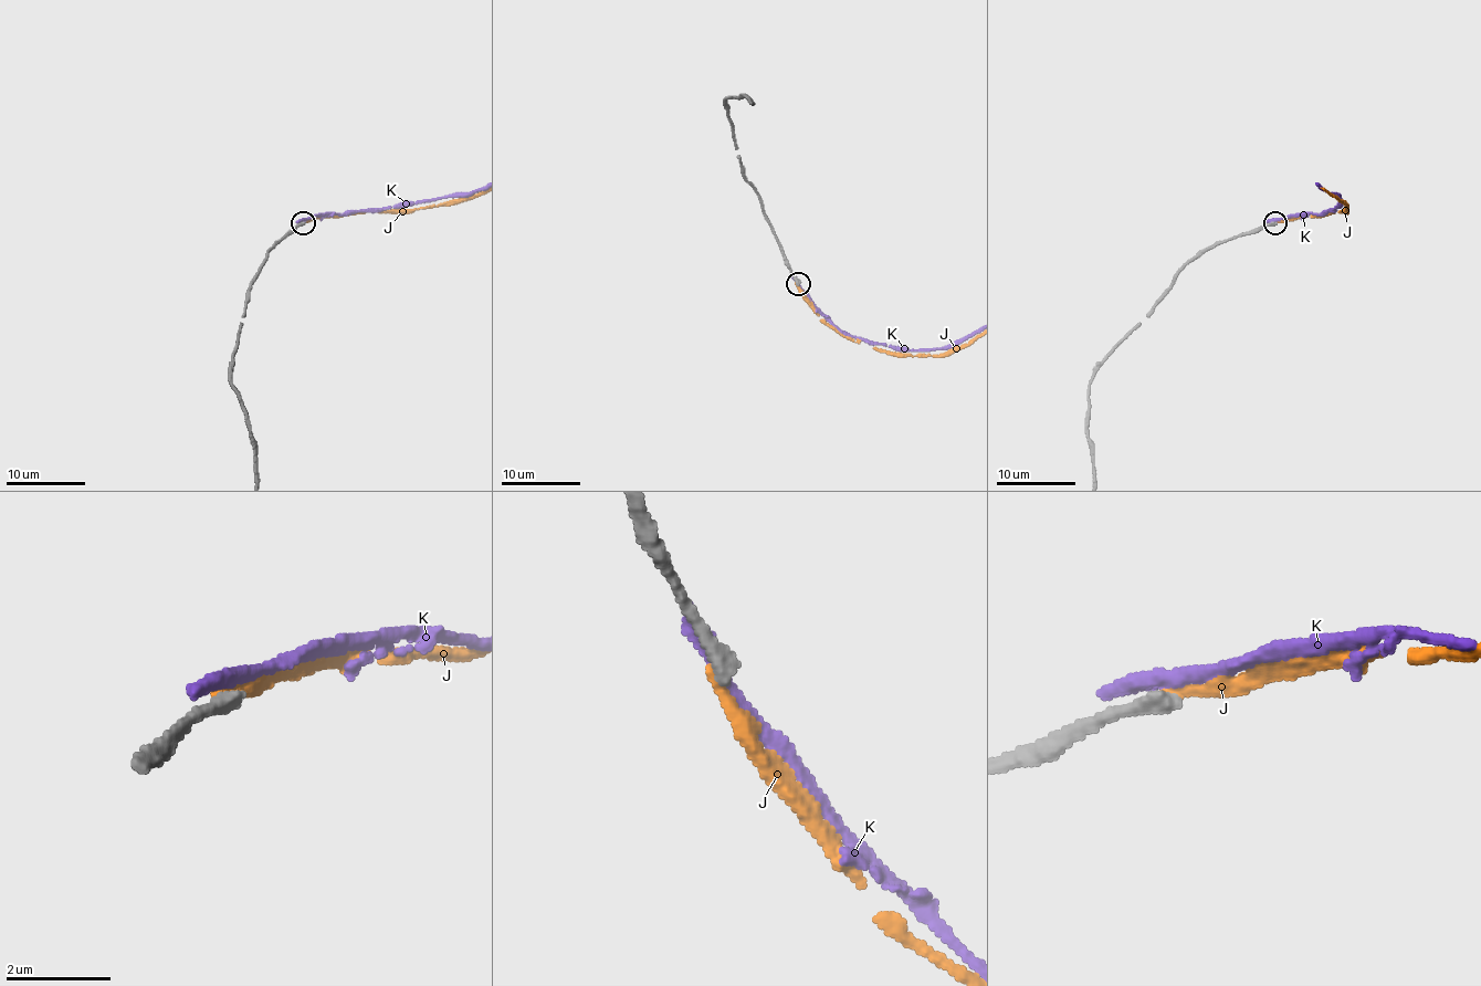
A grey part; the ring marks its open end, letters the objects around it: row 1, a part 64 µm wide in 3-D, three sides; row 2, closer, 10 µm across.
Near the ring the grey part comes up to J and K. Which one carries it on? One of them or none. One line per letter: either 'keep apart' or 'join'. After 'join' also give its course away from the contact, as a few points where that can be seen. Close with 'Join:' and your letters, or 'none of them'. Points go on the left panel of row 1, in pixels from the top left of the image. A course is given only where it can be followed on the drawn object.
J: keep apart
K: keep apart
Join: none of them

